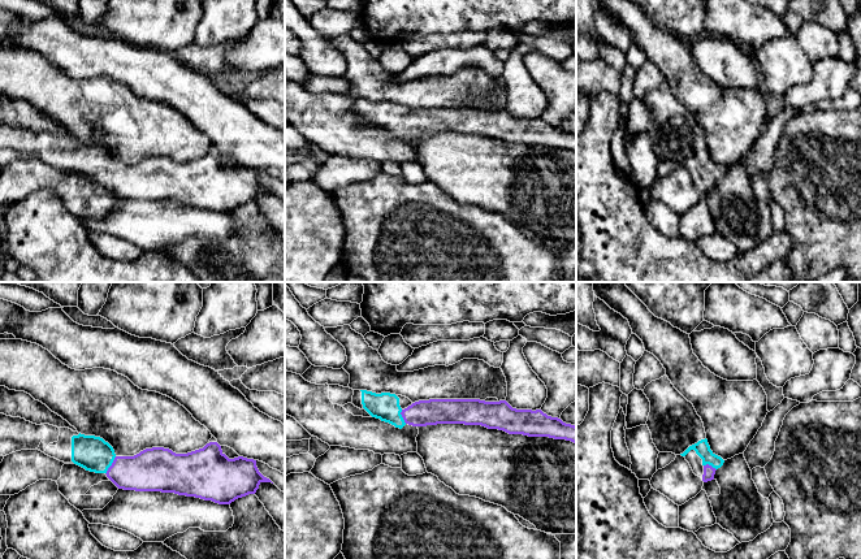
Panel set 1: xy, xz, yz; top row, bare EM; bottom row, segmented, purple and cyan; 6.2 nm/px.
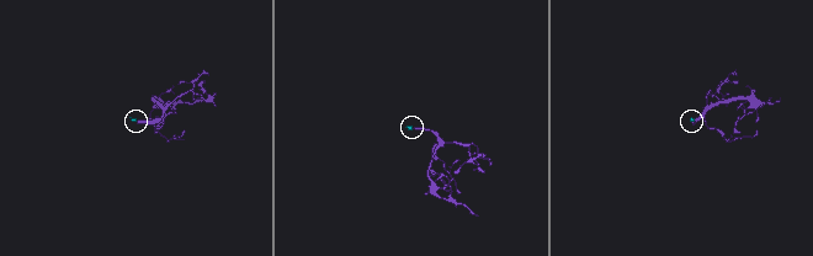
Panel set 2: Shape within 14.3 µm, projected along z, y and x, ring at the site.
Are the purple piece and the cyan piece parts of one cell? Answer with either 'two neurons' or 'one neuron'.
one neuron

